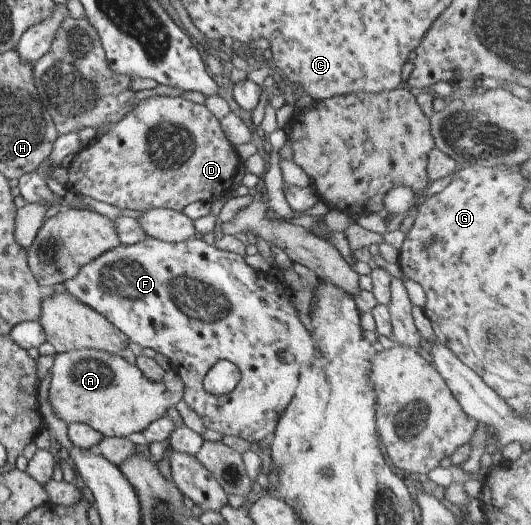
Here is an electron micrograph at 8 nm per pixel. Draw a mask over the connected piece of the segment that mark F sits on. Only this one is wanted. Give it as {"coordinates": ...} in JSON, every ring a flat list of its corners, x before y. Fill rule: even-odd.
{"coordinates":[[150,237,141,240,139,243,131,245,119,245,107,252,103,252,101,256,97,256,95,260,85,264,77,272,76,276,73,276,70,280,63,282,58,288,65,290,67,294,71,292,71,296,87,306,91,306,93,310,97,310,101,316,107,318,119,330,123,332,123,335,135,342,140,347,151,348,155,353,163,354,165,358,173,366,173,370,180,378,183,384,182,400,201,418,203,426,208,430,217,432,221,435,230,435,234,438,243,438,246,442,256,443,257,440,261,440,273,432,279,416,285,411,287,404,293,398,297,384,298,384,298,370,302,366,309,366,313,362,316,353,315,346,313,345,310,334,305,330,303,324,299,322,297,318,297,310,295,310,290,299,293,291,286,283,273,282,266,280,267,274,265,272,255,272,252,268,247,266,244,262,244,258,227,250,220,250,216,248,208,239,193,239,189,238,184,242,167,243,158,239],[219,361,228,361,233,364,239,372,239,382,237,386,231,390,228,394,219,396,213,396,213,394,207,394,203,390,202,381,205,374]]}

